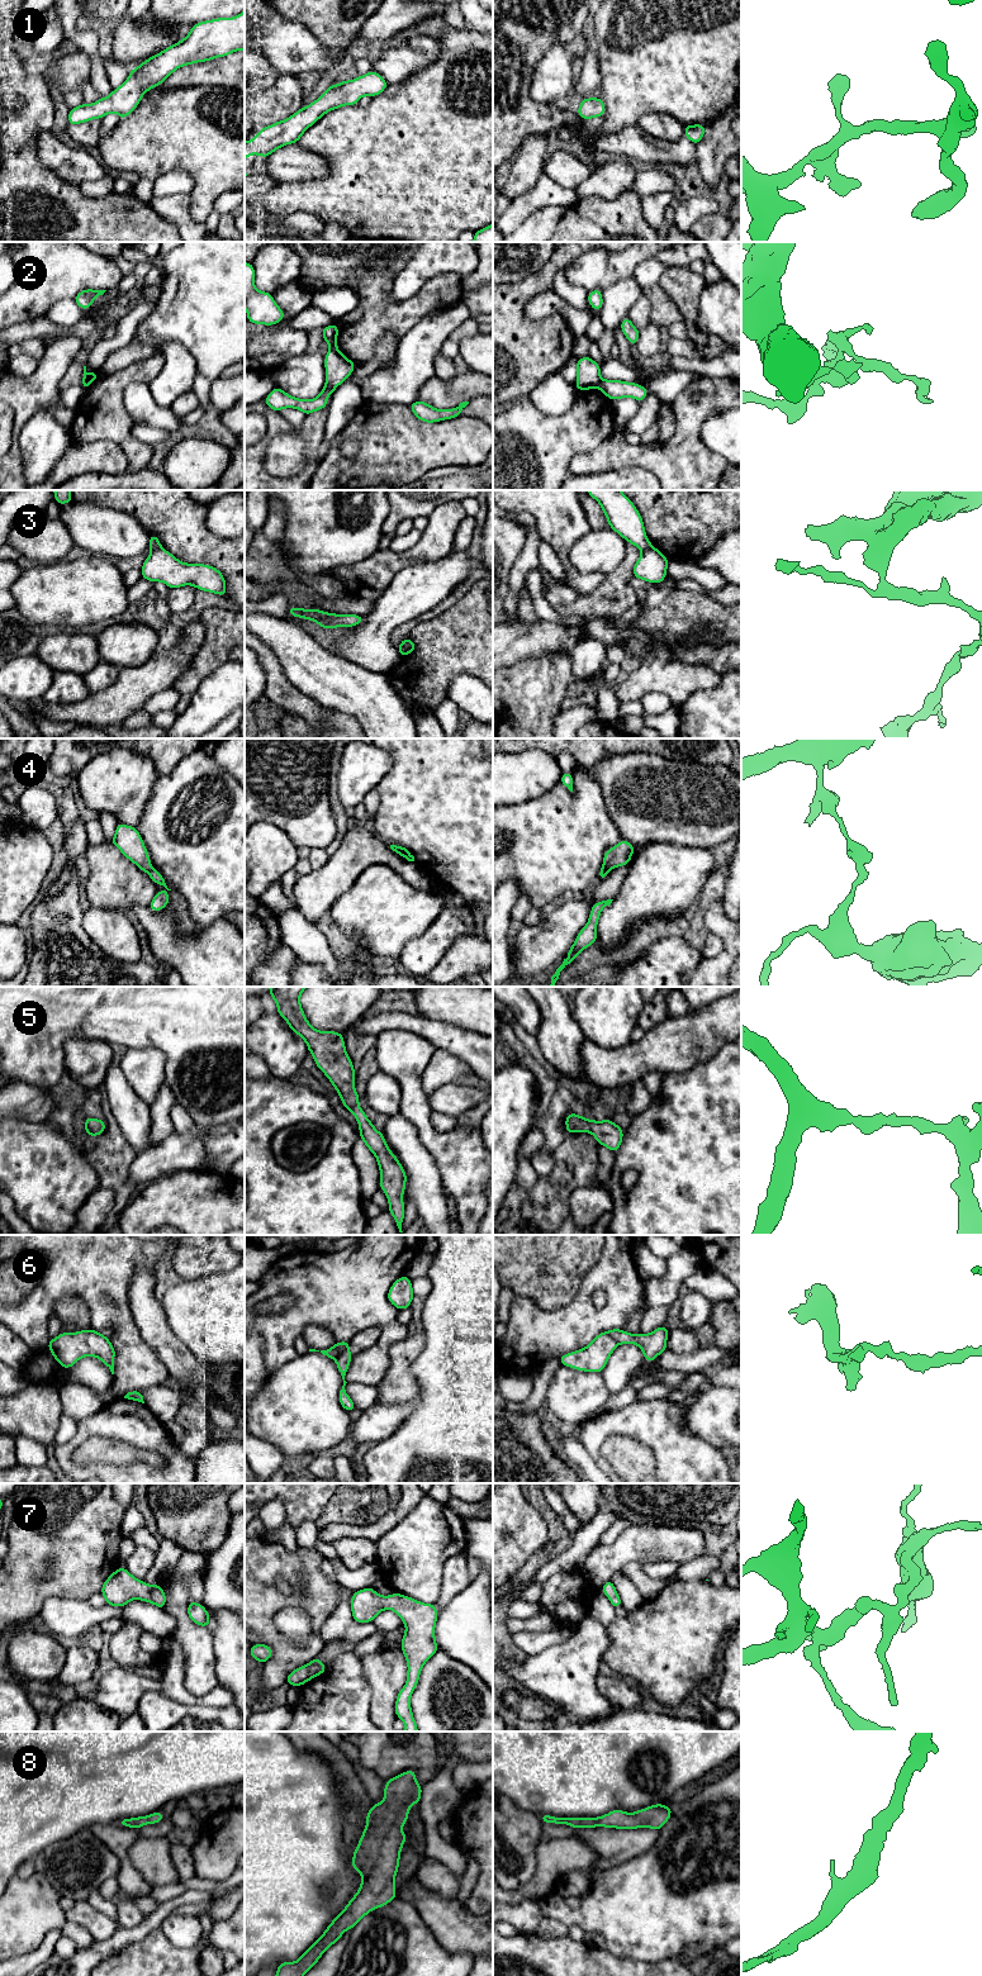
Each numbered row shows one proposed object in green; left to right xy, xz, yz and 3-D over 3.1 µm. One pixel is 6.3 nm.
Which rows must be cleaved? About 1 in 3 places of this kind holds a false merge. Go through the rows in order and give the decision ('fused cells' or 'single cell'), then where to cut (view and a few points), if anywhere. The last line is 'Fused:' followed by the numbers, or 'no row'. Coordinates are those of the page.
1: single cell; no cut
2: fused cells; cut in yz along (602, 379), (598, 388)
3: fused cells; cut in xy along (160, 546), (152, 550)
4: fused cells; cut in xy along (151, 868), (147, 872)
5: single cell; no cut
6: fused cells; cut in yz along (607, 1331), (618, 1343)
7: single cell; no cut
8: single cell; no cut
Fused: 2, 3, 4, 6

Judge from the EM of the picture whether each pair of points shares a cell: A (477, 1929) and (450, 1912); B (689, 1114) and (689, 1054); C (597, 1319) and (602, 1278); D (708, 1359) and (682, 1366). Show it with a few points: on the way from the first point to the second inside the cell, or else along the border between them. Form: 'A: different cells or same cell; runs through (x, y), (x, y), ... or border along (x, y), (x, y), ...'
A: same cell; runs through (470, 1929), (456, 1918)
B: different cells; border along (715, 1054), (688, 1070), (663, 1076)
C: same cell; runs through (607, 1309), (611, 1305), (611, 1288)
D: same cell; runs through (702, 1359), (688, 1363)

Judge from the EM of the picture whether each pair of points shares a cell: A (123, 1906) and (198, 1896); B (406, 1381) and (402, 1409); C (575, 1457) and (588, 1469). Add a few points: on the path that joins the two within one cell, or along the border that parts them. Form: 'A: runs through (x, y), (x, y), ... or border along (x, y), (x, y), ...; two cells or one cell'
A: border along (147, 1914), (137, 1925), (119, 1928); two cells
B: border along (412, 1399), (404, 1402), (378, 1404); two cells
C: runs through (578, 1459), (586, 1467); one cell

